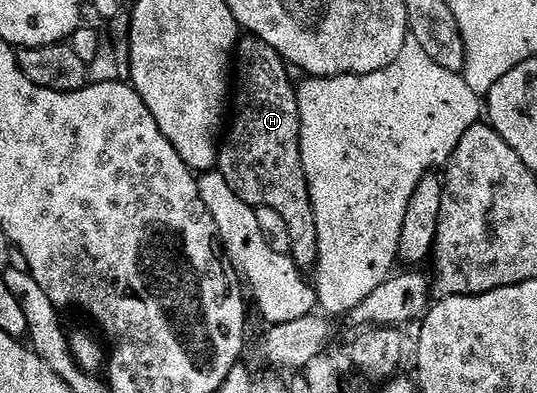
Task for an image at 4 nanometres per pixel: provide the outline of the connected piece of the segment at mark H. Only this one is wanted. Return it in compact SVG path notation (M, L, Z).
M245 37L238 42L235 52L235 99L237 95L237 116L233 119L233 124L229 127L229 136L224 136L223 142L220 144L217 153L217 167L223 173L223 177L227 177L227 185L231 185L235 189L235 193L243 202L256 205L257 207L266 207L267 209L275 209L275 213L279 213L279 217L283 217L283 221L287 221L287 229L291 232L291 249L289 254L293 256L293 260L297 262L298 267L302 269L313 269L317 266L317 230L315 229L315 213L311 205L311 197L309 196L309 186L307 185L307 177L303 173L303 161L301 160L301 118L299 117L299 105L297 104L297 87L295 83L289 80L290 68L287 66L281 54L275 49L271 49L271 45L267 45L261 39Z

